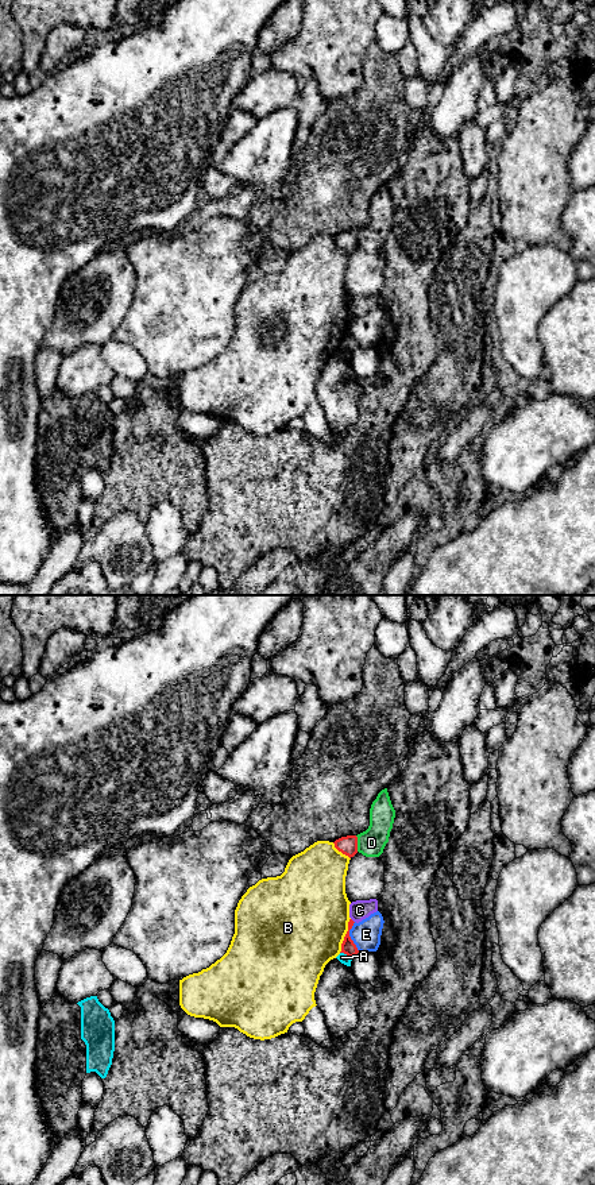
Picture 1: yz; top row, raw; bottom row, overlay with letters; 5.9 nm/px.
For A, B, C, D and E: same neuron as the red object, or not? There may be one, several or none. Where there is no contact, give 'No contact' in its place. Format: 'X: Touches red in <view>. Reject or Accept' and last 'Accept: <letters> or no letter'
A: Touches red in yz. Reject
B: Touches red in yz. Reject
C: Touches red in yz. Reject
D: Touches red in yz. Reject
E: Touches red in yz. Reject
Accept: no letter

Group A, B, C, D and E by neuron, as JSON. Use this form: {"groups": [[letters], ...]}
{"groups": [["A"], ["B"], ["C", "D"], ["E"]]}

